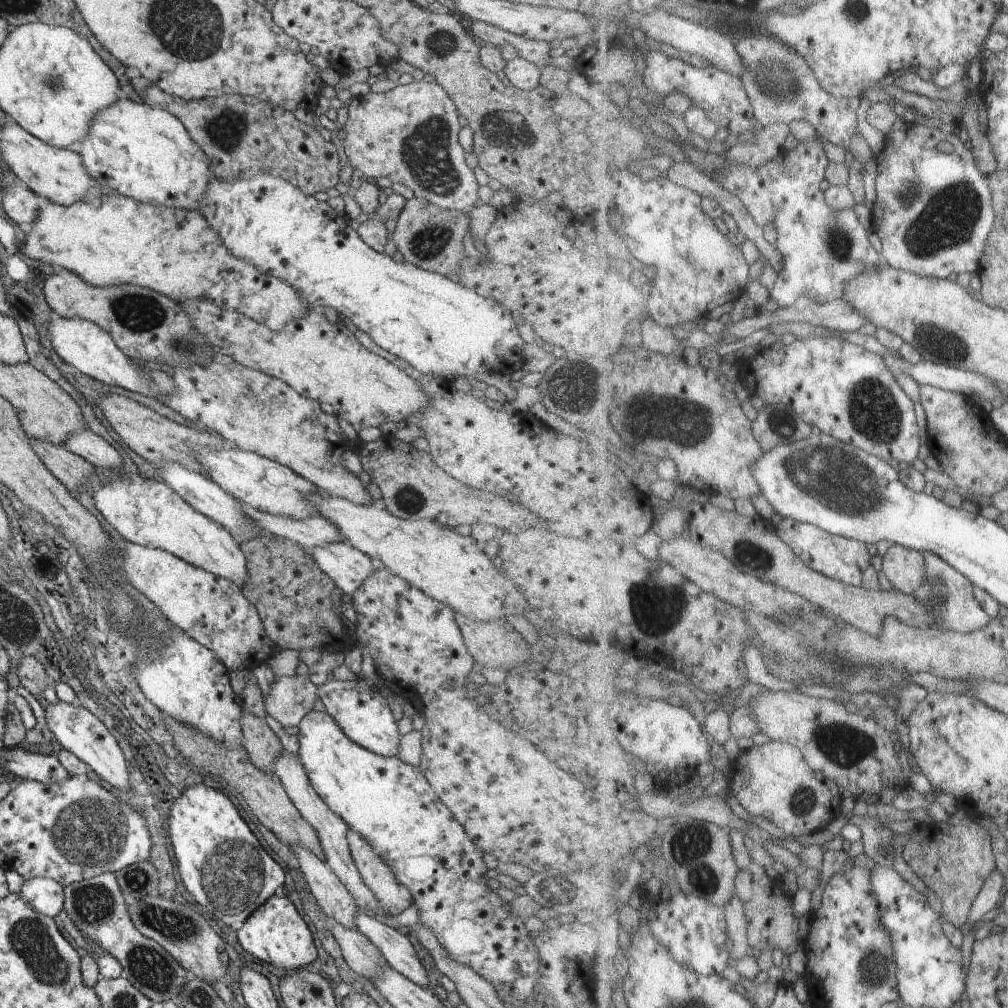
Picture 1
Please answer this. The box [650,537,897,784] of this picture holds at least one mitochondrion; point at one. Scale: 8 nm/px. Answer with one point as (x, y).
(844, 746)

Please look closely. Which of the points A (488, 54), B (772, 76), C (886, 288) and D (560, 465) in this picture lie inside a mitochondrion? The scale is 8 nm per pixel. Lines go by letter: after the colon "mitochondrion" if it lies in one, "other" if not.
A: other
B: mitochondrion
C: other
D: other

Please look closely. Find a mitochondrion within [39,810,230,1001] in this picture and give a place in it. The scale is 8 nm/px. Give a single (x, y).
(153, 971)

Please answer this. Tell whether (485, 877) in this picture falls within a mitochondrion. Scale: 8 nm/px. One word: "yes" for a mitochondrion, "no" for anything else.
no

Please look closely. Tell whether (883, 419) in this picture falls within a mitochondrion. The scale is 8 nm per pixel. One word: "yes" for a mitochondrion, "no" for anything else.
yes

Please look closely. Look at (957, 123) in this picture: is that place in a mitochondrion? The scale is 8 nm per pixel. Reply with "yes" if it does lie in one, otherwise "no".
no

